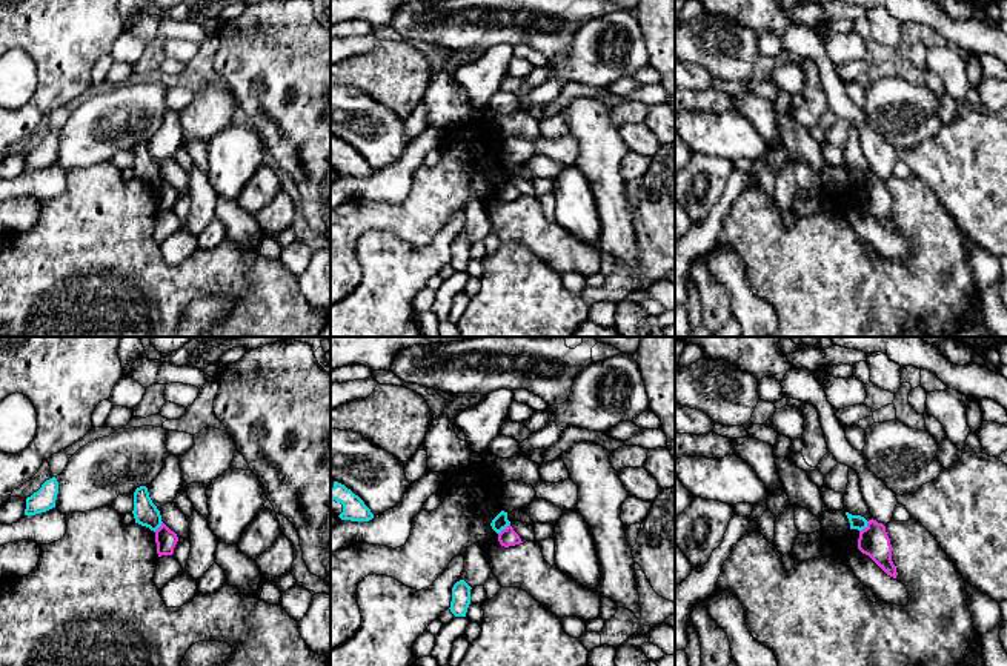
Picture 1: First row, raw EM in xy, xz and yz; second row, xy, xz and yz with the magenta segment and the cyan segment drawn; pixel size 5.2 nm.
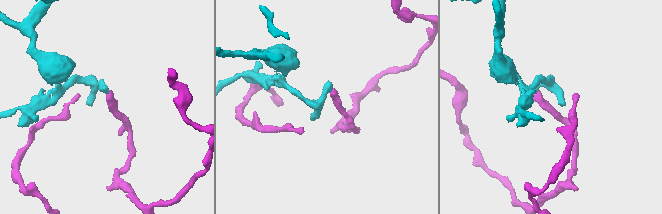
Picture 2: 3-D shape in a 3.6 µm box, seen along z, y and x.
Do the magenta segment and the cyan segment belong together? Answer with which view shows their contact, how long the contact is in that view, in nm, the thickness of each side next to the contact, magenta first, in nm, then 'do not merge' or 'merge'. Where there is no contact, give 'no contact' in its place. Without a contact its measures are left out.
meets magenta in yz; contact 80 nm long; 160 nm thick on the magenta side, 80 nm on the other; do not merge

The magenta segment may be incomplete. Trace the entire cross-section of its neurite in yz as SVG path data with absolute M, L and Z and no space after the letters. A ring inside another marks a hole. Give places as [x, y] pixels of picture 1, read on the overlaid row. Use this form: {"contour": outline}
{"contour": "M869 520L867 528L859 531L858 549L869 555L887 575L896 578L896 566L892 561L892 544L886 526Z"}

